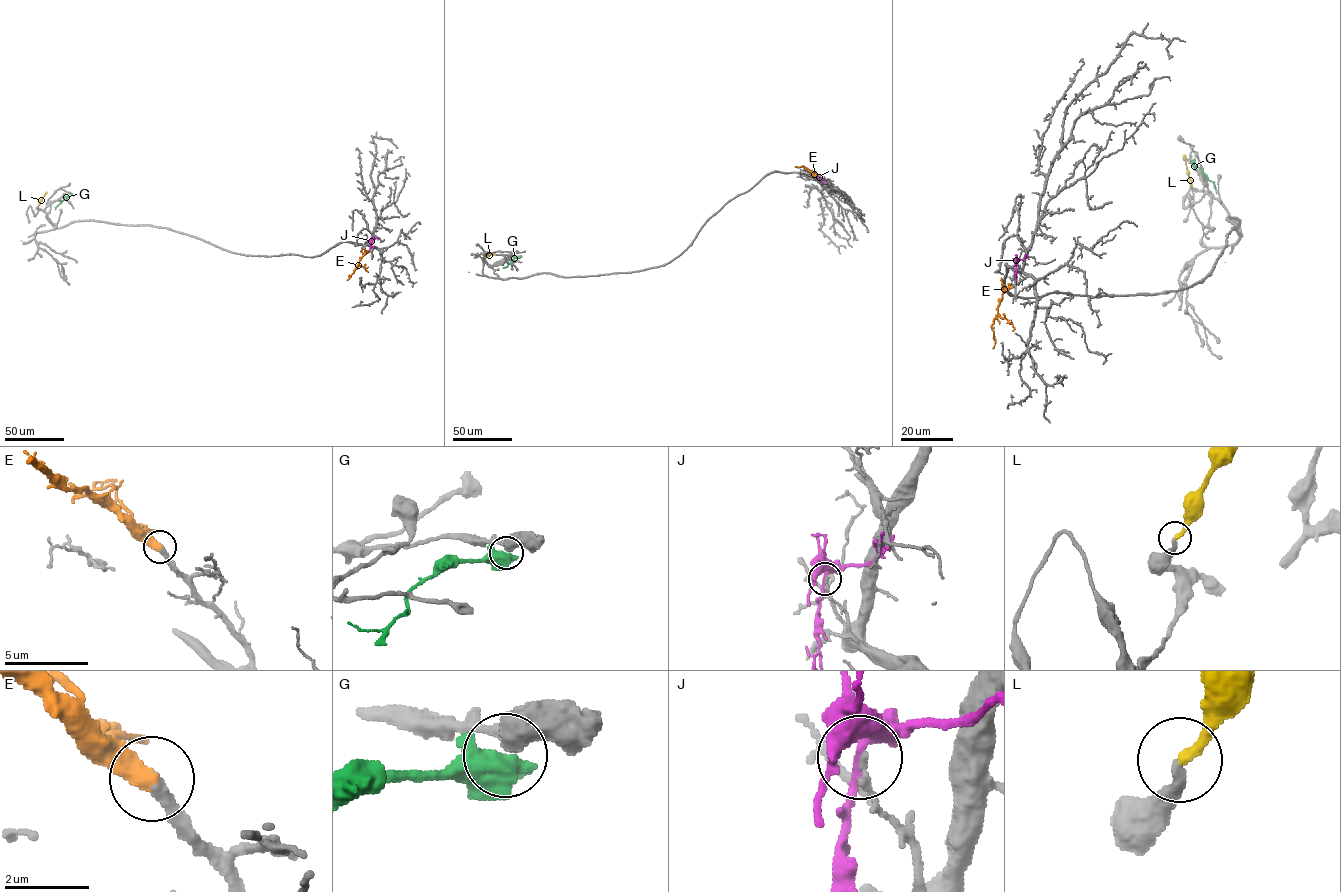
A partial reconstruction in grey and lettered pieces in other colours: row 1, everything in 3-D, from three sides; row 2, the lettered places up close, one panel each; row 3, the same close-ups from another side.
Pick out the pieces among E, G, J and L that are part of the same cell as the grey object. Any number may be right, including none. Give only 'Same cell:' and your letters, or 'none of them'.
Same cell: E, L

